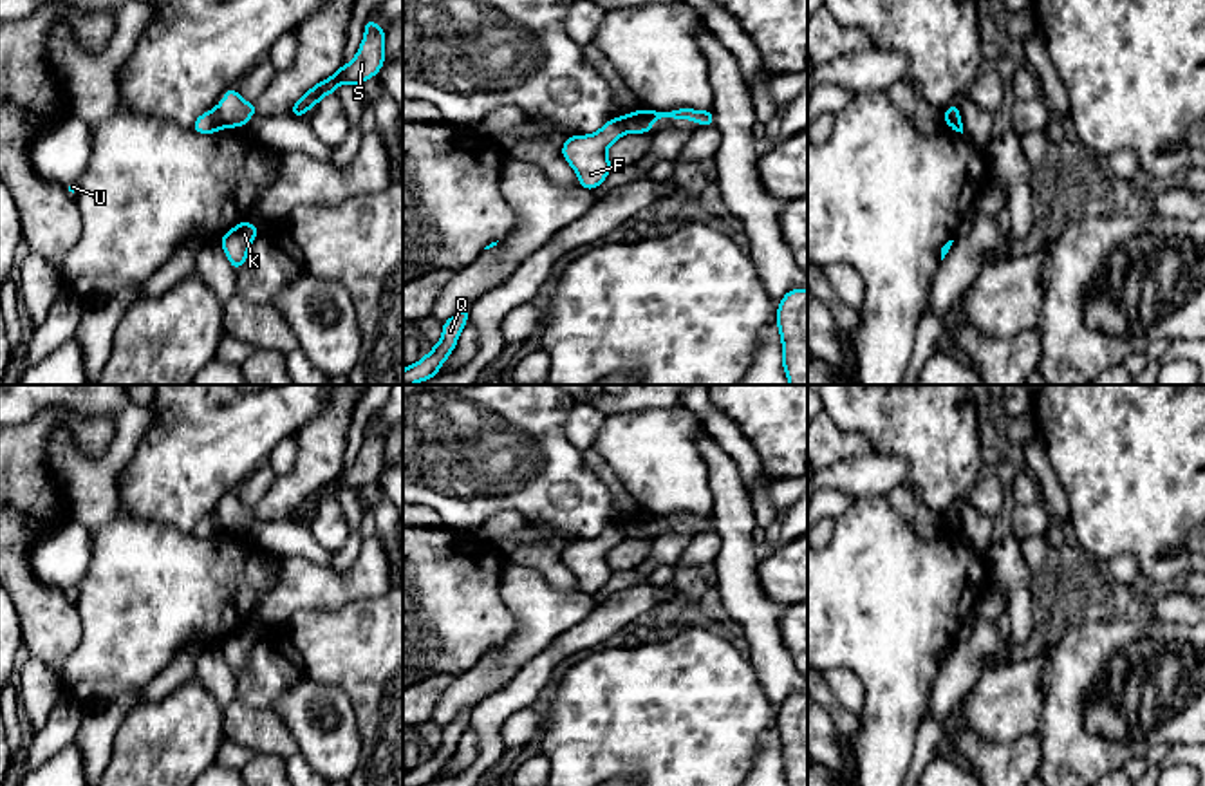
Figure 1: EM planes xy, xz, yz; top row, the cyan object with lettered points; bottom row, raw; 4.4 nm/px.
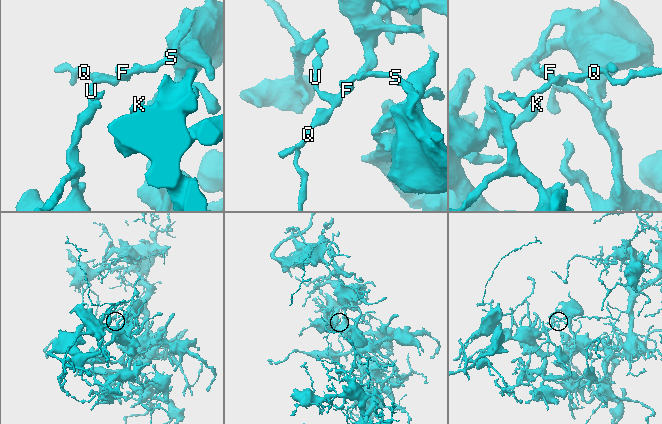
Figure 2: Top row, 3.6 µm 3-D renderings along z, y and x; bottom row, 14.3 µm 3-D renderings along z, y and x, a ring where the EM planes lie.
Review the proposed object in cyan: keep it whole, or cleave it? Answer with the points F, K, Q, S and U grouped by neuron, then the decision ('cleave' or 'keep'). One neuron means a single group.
groups F Q U / K S; cleave

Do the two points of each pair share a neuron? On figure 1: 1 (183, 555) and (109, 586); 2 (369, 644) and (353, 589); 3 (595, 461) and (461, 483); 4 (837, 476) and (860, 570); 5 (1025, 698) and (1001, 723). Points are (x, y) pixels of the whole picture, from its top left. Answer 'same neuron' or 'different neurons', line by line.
1: same neuron
2: different neurons
3: different neurons
4: different neurons
5: same neuron

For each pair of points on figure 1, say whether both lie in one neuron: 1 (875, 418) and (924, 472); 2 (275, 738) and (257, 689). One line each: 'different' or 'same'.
1: same
2: different

